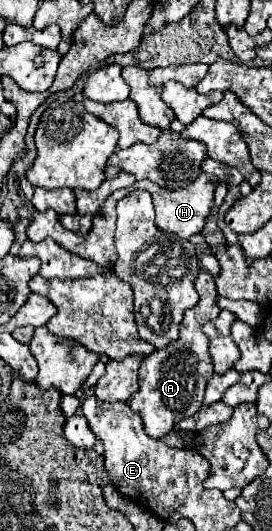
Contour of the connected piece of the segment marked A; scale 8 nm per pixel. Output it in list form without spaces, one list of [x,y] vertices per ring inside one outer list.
[[[199,269],[199,275],[195,277],[195,289],[199,293],[199,303],[193,309],[185,311],[185,317],[179,325],[179,339],[171,341],[165,349],[157,349],[147,355],[139,367],[139,391],[131,397],[129,405],[141,415],[147,435],[151,435],[153,439],[163,439],[175,427],[177,421],[191,417],[199,411],[203,403],[205,385],[213,375],[209,343],[201,327],[209,319],[217,317],[221,309],[217,307],[215,281],[209,271]]]

